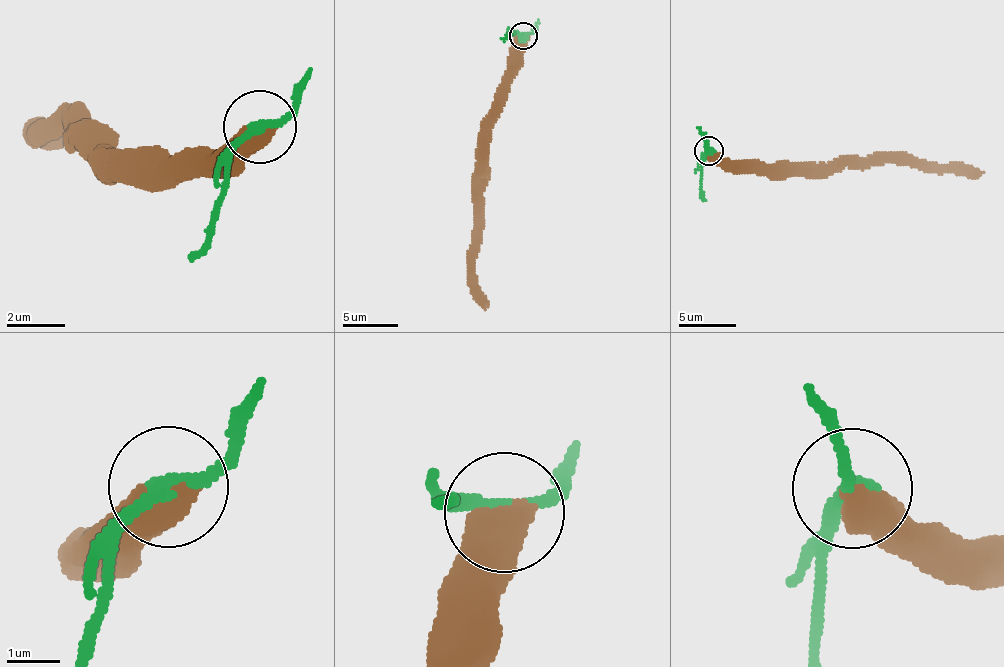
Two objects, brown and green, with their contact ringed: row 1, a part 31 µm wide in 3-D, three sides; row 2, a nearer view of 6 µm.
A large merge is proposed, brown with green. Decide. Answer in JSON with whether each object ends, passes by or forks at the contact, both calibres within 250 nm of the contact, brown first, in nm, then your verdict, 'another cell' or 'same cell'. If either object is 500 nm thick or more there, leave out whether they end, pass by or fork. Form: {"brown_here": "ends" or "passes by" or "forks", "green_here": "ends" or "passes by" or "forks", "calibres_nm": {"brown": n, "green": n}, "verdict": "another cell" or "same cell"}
{"calibres_nm": {"brown": 700, "green": 320}, "verdict": "another cell"}

